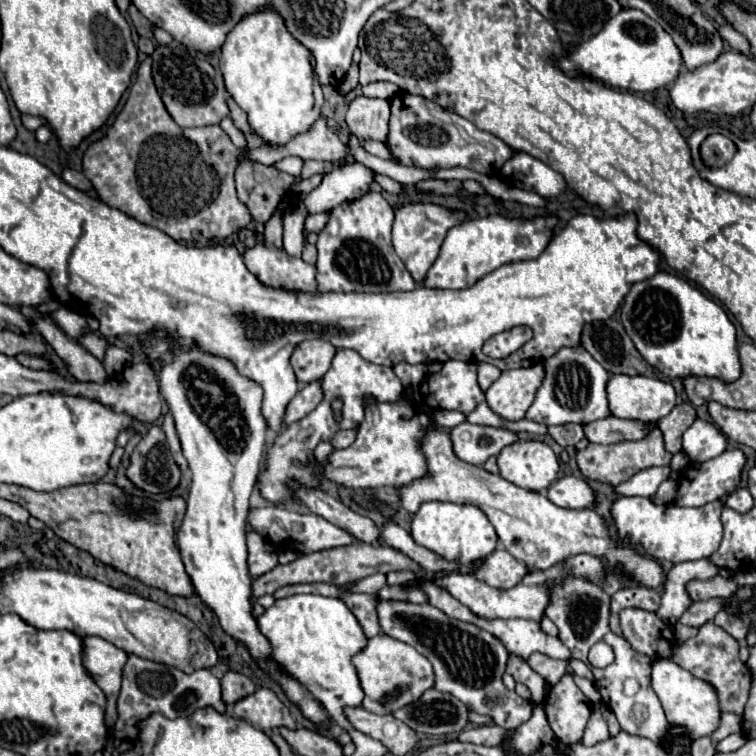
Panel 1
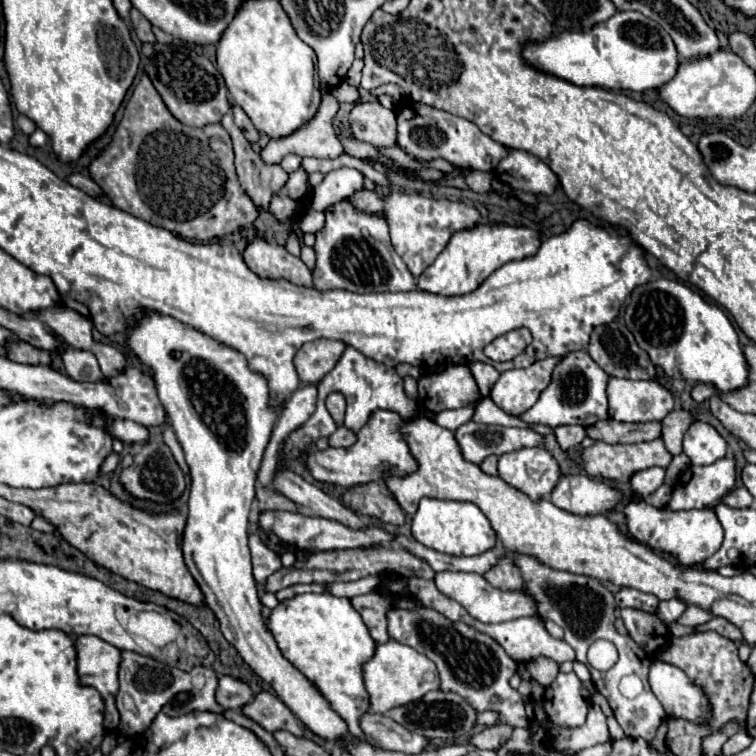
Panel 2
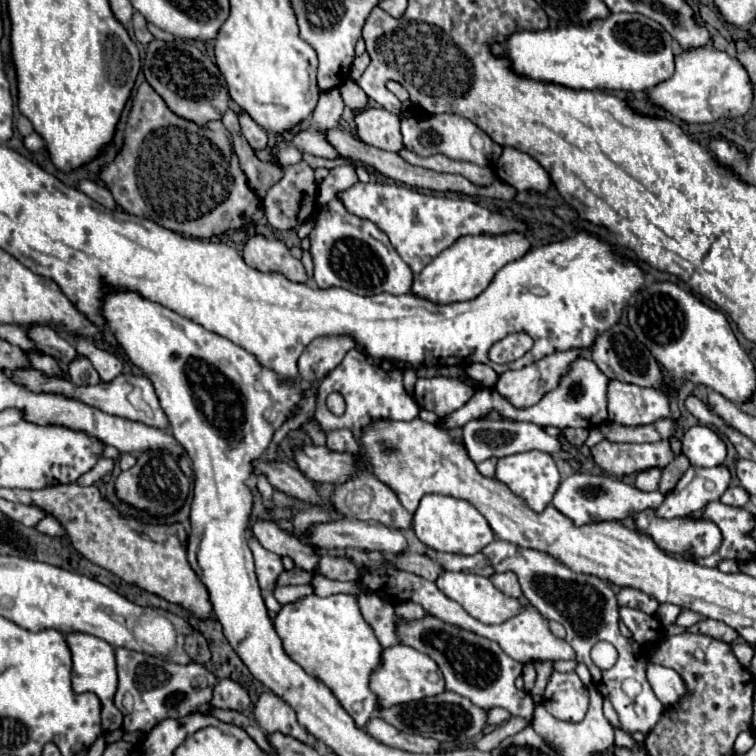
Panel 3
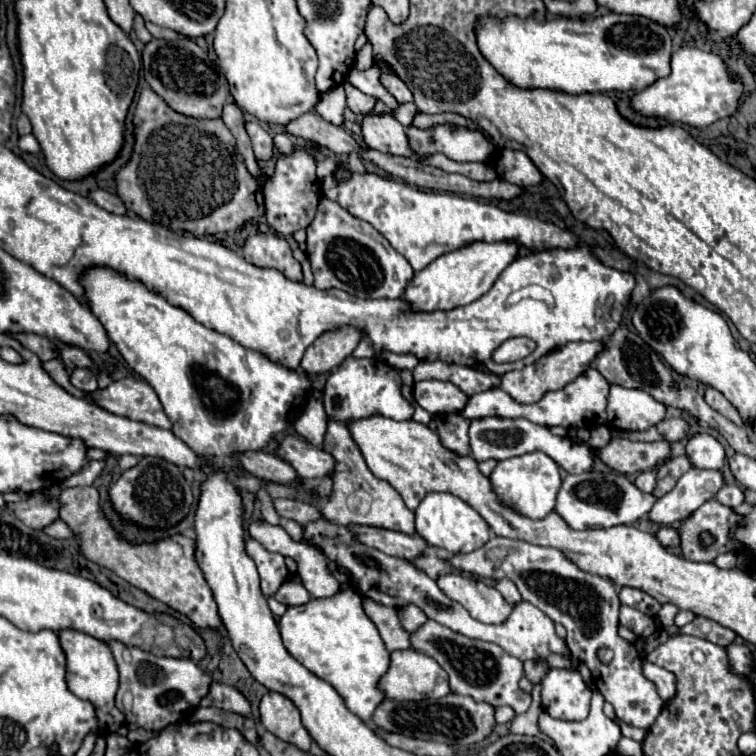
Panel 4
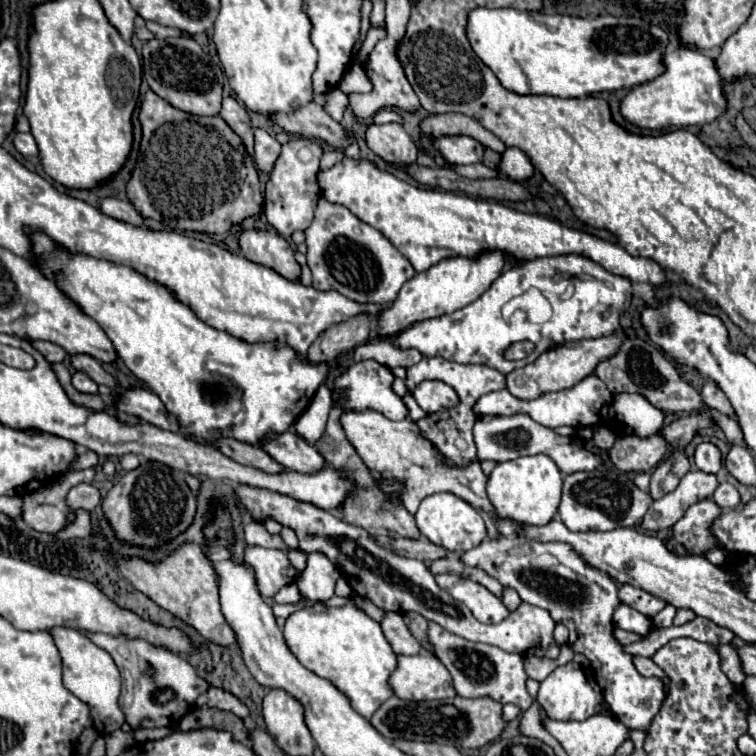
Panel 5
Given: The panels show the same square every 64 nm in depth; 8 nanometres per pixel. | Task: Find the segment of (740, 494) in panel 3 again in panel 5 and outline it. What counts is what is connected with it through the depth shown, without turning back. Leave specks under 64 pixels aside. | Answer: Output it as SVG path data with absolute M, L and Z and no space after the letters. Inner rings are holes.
M724 482L724 484L720 484L720 486L716 488L712 500L714 500L720 508L724 508L724 510L728 510L728 508L732 510L732 508L736 508L736 506L740 504L740 494L738 494L738 490L736 490L732 484Z

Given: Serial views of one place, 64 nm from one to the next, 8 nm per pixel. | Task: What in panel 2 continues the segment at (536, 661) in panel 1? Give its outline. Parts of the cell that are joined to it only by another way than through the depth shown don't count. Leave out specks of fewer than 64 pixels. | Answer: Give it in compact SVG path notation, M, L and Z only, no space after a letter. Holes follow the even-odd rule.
M538 656L538 658L530 660L526 666L528 666L532 678L538 680L542 686L546 686L548 682L554 682L558 672L560 672L560 664L554 662L554 660L548 660L544 656Z

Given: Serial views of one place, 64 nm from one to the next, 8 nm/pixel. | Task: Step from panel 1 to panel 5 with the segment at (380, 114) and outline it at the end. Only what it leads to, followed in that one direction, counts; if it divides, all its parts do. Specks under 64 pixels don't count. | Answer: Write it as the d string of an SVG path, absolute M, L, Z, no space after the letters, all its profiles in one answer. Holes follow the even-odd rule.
M396 122L368 124L366 144L384 162L394 162L394 164L416 162L418 148L412 142L412 138L406 134L402 124L396 124Z

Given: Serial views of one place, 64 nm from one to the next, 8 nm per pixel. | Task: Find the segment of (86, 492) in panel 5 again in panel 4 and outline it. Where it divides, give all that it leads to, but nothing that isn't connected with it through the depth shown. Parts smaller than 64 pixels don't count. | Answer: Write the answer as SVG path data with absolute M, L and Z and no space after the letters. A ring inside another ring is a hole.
M94 486L86 488L64 488L58 498L60 518L72 528L72 532L80 540L82 554L112 570L132 586L144 590L152 598L168 604L180 614L188 616L196 626L212 626L214 630L222 630L220 616L216 612L216 602L212 600L212 590L208 588L204 574L196 568L196 560L192 560L194 540L182 534L174 534L170 538L160 538L146 544L130 544L126 542L110 524L110 520L102 514L98 504L98 490Z

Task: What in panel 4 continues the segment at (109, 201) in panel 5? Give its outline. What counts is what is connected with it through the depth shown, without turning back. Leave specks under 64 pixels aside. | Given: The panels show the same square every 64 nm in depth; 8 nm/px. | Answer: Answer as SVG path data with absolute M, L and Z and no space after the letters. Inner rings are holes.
M102 188L90 190L90 198L100 208L104 208L104 210L108 210L112 214L126 214L126 208L124 208L124 204L120 204L120 198L114 196L114 194L110 194L110 192L106 192L106 190L102 190Z

